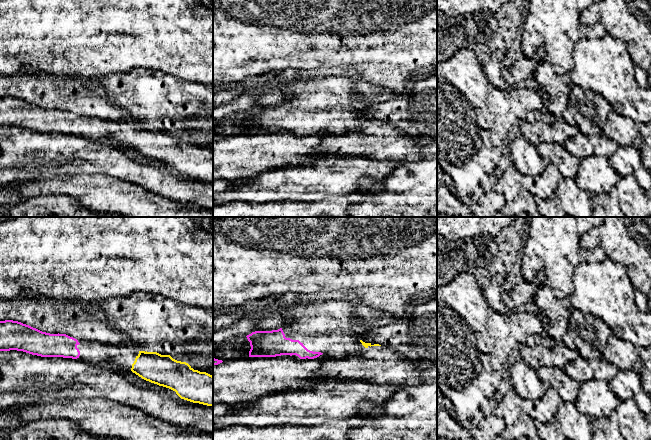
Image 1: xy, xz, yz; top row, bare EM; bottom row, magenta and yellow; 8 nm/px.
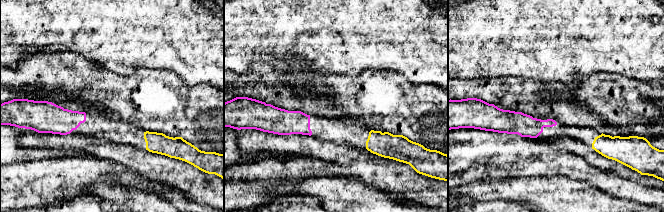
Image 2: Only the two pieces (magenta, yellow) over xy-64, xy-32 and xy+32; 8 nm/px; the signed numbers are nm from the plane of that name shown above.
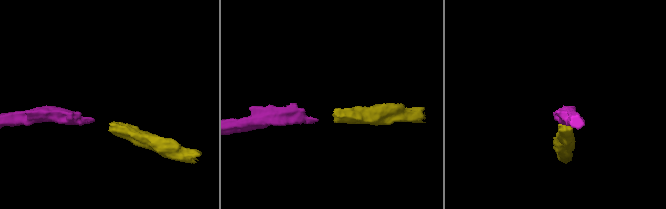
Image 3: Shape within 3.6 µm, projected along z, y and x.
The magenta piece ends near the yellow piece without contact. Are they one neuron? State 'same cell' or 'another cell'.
same cell

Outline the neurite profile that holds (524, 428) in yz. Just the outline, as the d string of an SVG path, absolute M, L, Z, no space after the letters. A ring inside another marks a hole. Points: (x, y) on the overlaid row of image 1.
M529 416L519 417L512 425L493 440L540 440L533 421Z

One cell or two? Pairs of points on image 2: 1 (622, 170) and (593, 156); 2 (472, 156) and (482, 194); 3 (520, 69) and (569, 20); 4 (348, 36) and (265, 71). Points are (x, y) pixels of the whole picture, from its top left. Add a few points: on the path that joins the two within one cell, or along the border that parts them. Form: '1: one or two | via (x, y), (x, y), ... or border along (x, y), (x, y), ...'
1: one | via (615, 166), (600, 161)
2: two | border along (498, 177), (479, 179)
3: one | via (532, 57), (557, 32)
4: two | border along (254, 61), (274, 62), (280, 68), (300, 71)

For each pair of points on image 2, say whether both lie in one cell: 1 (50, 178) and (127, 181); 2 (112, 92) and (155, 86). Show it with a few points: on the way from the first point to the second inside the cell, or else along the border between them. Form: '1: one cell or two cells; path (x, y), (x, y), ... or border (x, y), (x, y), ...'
1: one cell; path (69, 177), (79, 171), (108, 171)
2: one cell; path (123, 92), (144, 92)

